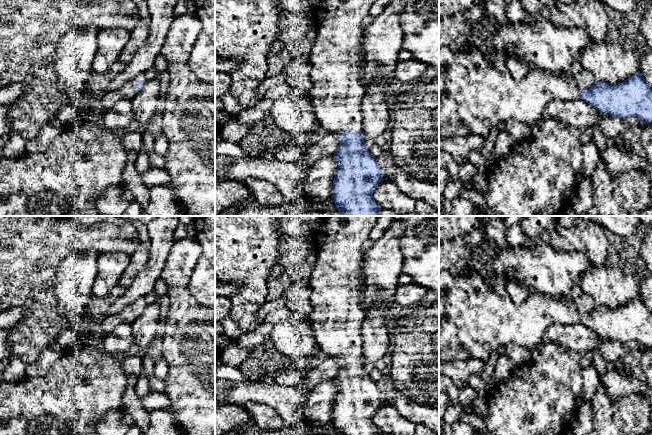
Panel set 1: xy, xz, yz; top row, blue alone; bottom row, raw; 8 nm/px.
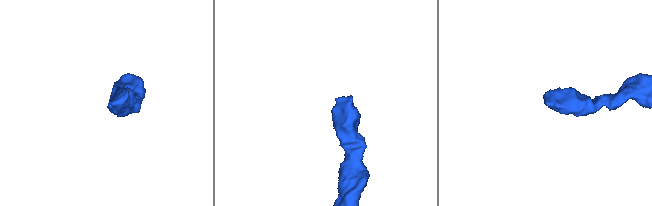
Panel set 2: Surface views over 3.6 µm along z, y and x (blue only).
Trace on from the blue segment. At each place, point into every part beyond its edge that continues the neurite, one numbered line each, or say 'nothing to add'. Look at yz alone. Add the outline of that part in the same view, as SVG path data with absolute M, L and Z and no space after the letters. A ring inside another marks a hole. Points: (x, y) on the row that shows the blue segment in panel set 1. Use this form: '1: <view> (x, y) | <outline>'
1: yz (475, 95) | M447 46L439 47L439 135L444 137L477 134L488 136L500 122L513 119L528 127L538 126L544 109L555 100L574 101L580 99L580 89L573 75L553 73L532 67L521 80L515 80L509 73L506 62L498 51L492 50L494 62L490 63L485 53L478 48L455 52Z

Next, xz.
1: xz (337, 58) | M321 0L313 12L317 21L317 35L309 55L312 87L307 93L318 123L328 133L342 135L344 133L359 133L362 130L361 104L366 90L361 81L364 67L364 27L362 22L369 15L369 10L374 2L375 0Z

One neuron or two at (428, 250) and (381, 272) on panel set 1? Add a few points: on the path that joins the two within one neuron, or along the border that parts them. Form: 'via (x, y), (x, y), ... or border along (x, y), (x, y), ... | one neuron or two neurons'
via (416, 250), (403, 250), (393, 260) | one neuron

